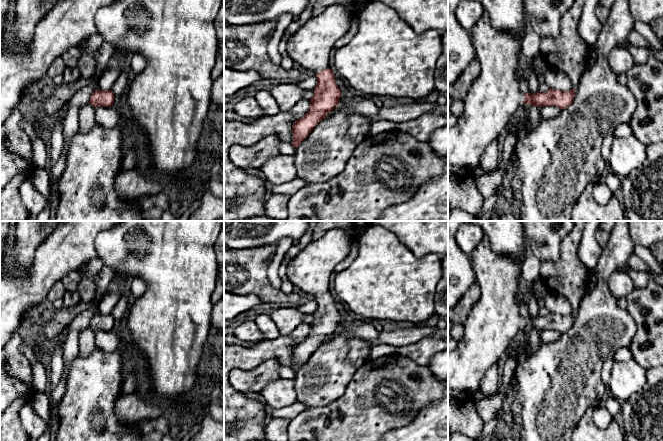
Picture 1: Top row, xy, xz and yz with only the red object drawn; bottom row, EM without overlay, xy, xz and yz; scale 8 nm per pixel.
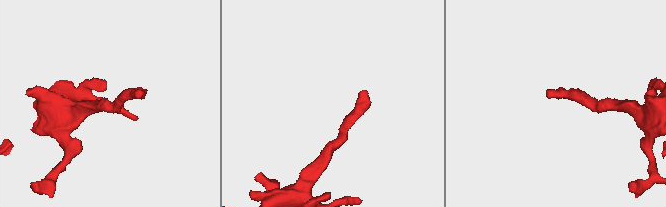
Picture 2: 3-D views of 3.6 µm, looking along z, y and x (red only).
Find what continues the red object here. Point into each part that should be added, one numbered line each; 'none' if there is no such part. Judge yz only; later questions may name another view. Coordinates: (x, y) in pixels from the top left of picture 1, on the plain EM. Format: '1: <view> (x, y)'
1: yz (494, 320)

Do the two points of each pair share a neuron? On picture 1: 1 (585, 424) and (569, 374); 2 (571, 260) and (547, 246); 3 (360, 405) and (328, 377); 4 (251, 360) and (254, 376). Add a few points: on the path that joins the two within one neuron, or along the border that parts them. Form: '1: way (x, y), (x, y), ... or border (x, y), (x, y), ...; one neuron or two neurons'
1: border (601, 401), (598, 401), (586, 411), (573, 430); two neurons
2: border (570, 232), (562, 241), (560, 256), (541, 262); two neurons
3: border (356, 370), (345, 390), (326, 405); two neurons
4: border (274, 358), (267, 359), (255, 366), (234, 368); two neurons

